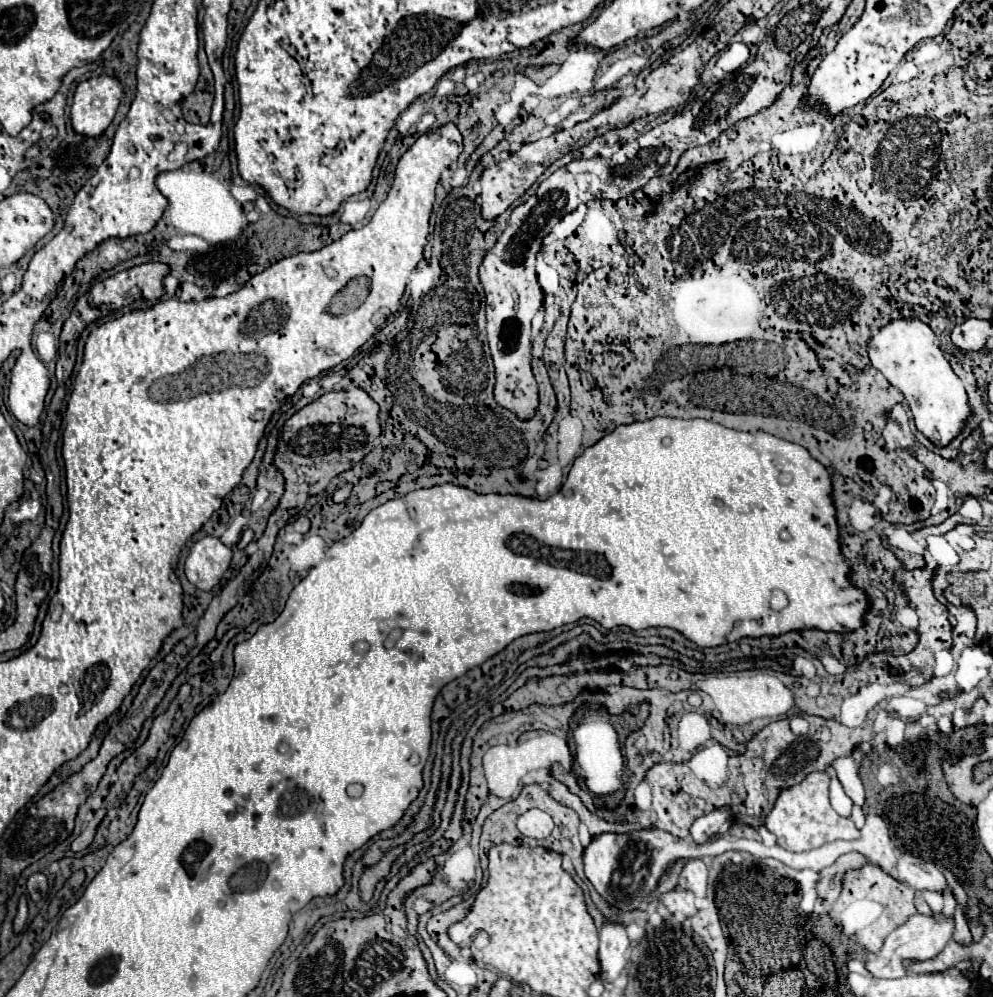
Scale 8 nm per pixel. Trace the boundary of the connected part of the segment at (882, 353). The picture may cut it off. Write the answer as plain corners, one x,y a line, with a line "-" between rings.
897,319
879,329
869,341
869,359
887,381
897,387
909,401
915,417
915,427
937,447
949,445
961,435
973,409
967,401
963,381
953,373
949,361
943,357
939,339
929,325
919,319

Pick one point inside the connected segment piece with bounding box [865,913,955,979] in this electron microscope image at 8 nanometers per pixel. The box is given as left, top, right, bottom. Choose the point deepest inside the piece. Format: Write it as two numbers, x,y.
921,938

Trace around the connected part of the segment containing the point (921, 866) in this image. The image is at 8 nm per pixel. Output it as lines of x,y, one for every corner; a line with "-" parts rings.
903,853
897,863
897,877
917,891
937,891
943,893
949,887
945,875
933,865
909,853

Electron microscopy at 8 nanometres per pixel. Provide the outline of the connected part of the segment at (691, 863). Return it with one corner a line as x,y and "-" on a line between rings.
689,859
679,877
679,887
693,891
697,897
705,895
707,887
707,867
701,859

